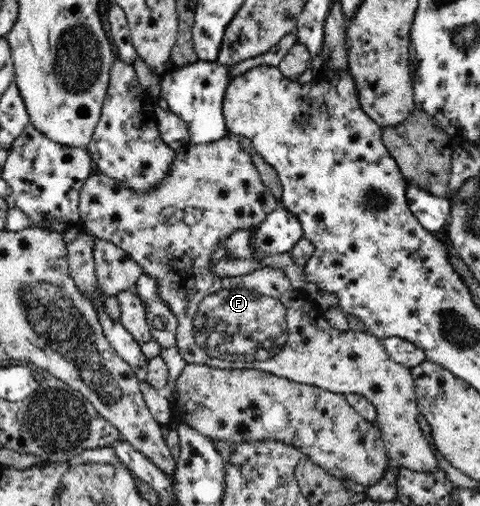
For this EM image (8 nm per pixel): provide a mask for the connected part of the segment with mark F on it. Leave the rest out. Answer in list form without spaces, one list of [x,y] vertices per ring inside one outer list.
[[[231,134],[226,135],[212,144],[198,144],[198,146],[187,146],[176,151],[174,162],[170,165],[170,170],[167,175],[157,184],[157,187],[148,189],[144,192],[132,191],[130,187],[124,183],[110,178],[102,173],[90,175],[84,186],[81,188],[79,196],[79,212],[81,217],[81,226],[88,232],[93,233],[94,236],[110,241],[116,246],[123,248],[132,260],[135,260],[142,269],[142,272],[157,280],[154,286],[155,291],[160,295],[162,302],[175,314],[178,321],[176,331],[176,344],[182,359],[187,364],[202,364],[214,368],[228,368],[228,369],[257,369],[262,372],[269,372],[271,375],[287,378],[288,380],[307,384],[310,386],[317,386],[324,390],[335,392],[338,394],[361,394],[365,396],[374,406],[376,411],[376,426],[382,433],[382,440],[386,447],[387,455],[390,462],[404,468],[409,468],[414,471],[430,472],[438,468],[438,461],[434,457],[434,452],[430,447],[430,443],[426,441],[420,425],[416,421],[419,410],[417,407],[416,393],[414,392],[414,381],[412,381],[412,373],[407,366],[398,364],[390,359],[387,354],[381,339],[370,334],[370,332],[336,330],[332,327],[328,320],[326,320],[325,312],[320,309],[317,303],[308,299],[308,293],[305,290],[300,291],[292,287],[288,276],[284,270],[272,266],[264,266],[257,268],[245,274],[244,276],[218,278],[212,273],[210,267],[210,258],[213,258],[214,252],[226,242],[226,238],[234,231],[246,231],[249,229],[256,229],[262,222],[279,206],[279,200],[266,188],[258,169],[254,166],[252,158],[248,152],[240,145],[237,136]]]

